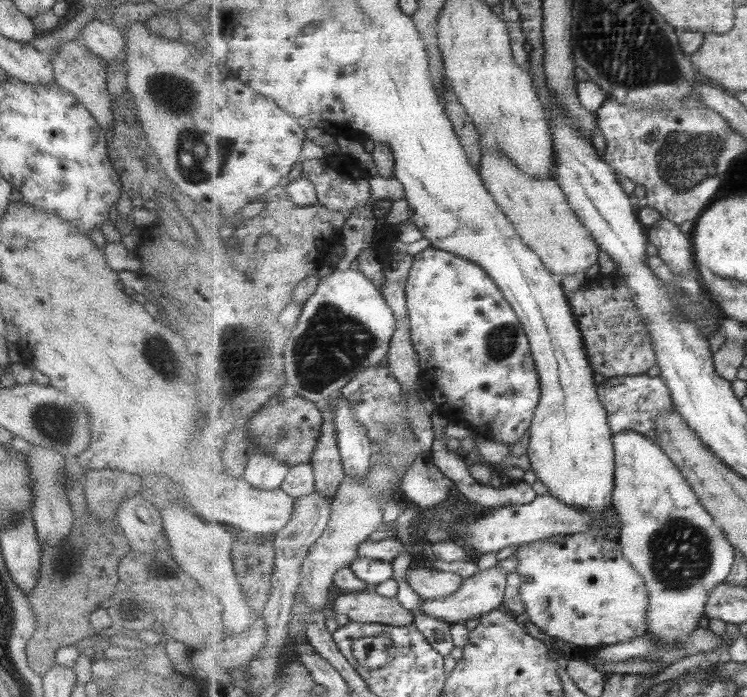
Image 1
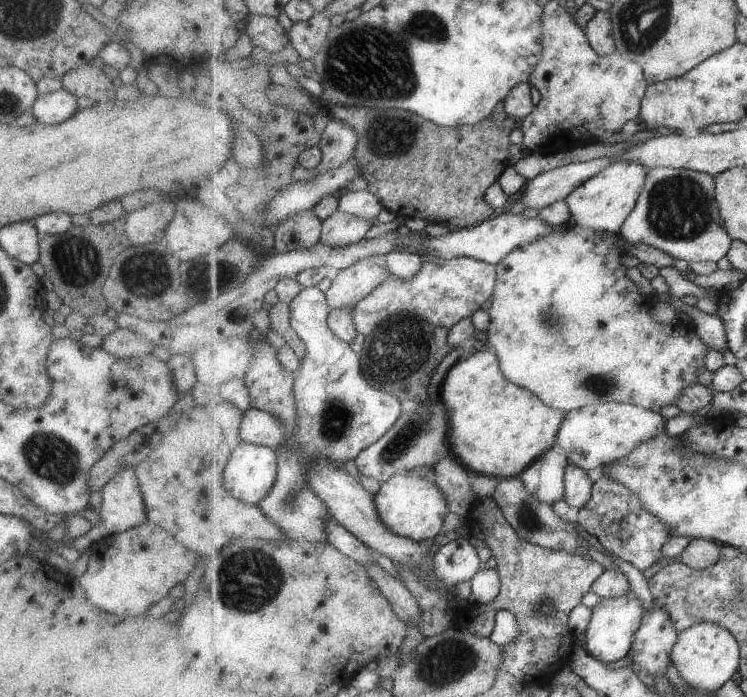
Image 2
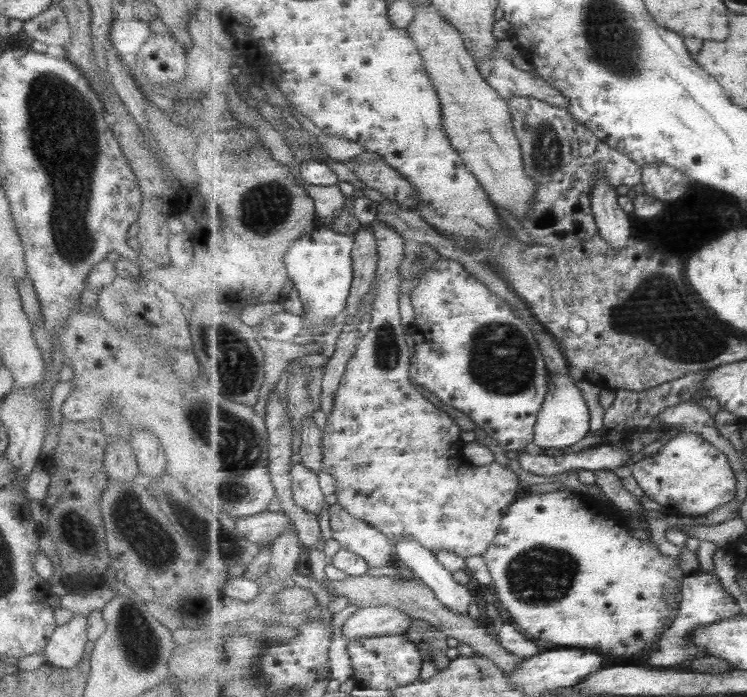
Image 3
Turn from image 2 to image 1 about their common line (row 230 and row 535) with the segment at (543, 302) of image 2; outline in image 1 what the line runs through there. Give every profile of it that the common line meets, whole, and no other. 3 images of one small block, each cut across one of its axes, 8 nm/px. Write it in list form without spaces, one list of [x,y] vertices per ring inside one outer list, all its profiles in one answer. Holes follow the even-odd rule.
[[[593,533],[557,535],[522,544],[512,555],[520,558],[516,572],[522,578],[519,594],[526,610],[524,618],[545,635],[577,646],[601,649],[641,638],[649,632],[649,589],[644,576],[624,555],[620,541]]]

